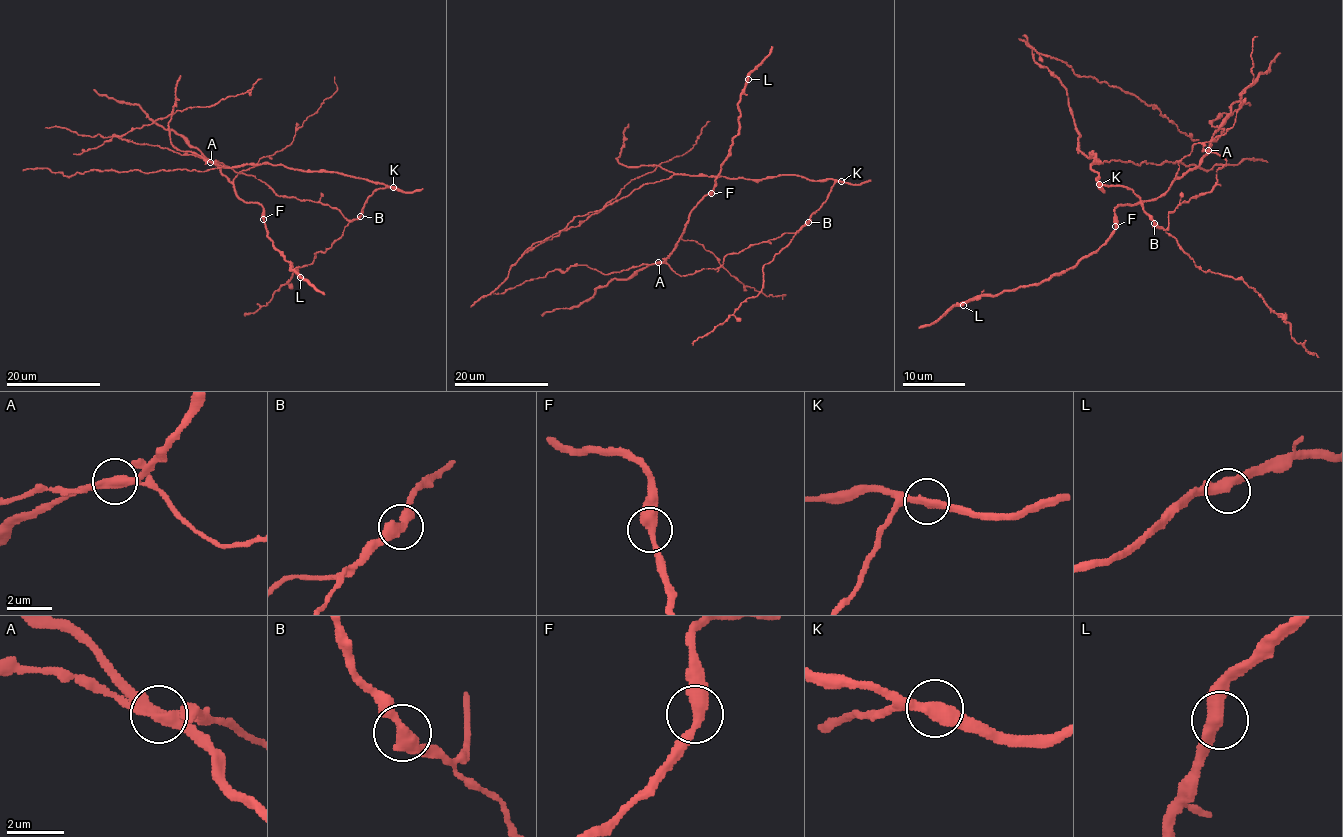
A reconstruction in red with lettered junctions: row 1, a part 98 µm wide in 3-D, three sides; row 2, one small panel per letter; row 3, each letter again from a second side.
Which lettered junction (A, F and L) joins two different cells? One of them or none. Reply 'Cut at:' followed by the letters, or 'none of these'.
Cut at: A

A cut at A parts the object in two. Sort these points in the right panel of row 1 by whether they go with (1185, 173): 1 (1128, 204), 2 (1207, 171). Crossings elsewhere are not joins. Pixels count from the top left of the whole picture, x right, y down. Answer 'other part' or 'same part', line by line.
1: same part
2: other part

